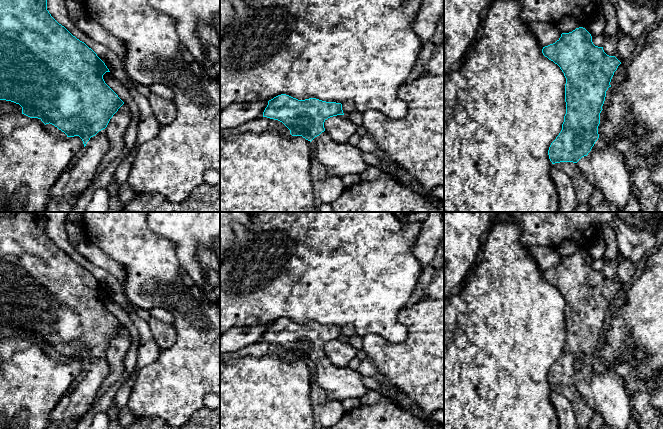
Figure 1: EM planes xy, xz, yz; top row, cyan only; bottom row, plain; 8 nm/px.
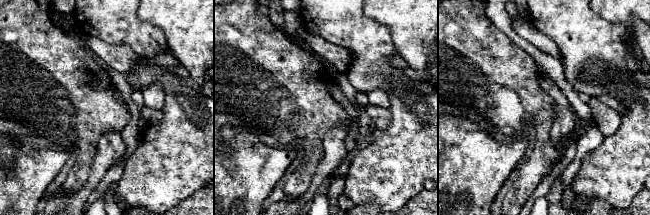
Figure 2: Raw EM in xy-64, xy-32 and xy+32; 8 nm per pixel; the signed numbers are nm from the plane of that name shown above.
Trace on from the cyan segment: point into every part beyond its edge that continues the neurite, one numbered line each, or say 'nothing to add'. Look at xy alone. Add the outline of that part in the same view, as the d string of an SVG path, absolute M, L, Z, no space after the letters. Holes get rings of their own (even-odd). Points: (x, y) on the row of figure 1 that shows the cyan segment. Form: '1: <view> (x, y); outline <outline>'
1: xy (83, 173); outline M105 129L99 131L87 142L83 154L74 162L69 172L70 178L62 193L62 197L70 205L76 205L79 197L93 183L97 169L109 148Z

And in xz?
1: xz (339, 160); outline M324 131L315 137L313 158L325 168L328 177L343 177L363 173L369 164L363 159L362 151L348 143L338 144Z

